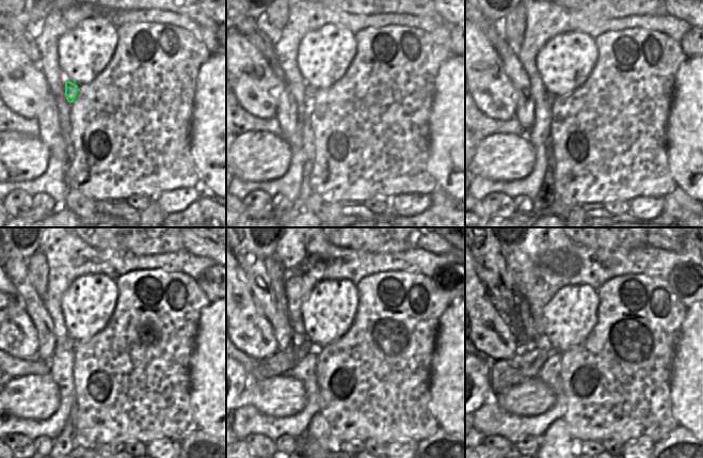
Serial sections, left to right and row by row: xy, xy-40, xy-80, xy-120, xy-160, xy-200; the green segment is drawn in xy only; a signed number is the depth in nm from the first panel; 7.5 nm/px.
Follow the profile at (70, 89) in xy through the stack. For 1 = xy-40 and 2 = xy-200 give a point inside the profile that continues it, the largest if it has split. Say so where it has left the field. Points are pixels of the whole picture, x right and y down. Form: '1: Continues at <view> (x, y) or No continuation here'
1: Continues at xy-40 (309, 92)
2: Continues at xy-200 (526, 363)

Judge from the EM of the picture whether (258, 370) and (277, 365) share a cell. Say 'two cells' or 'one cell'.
one cell

